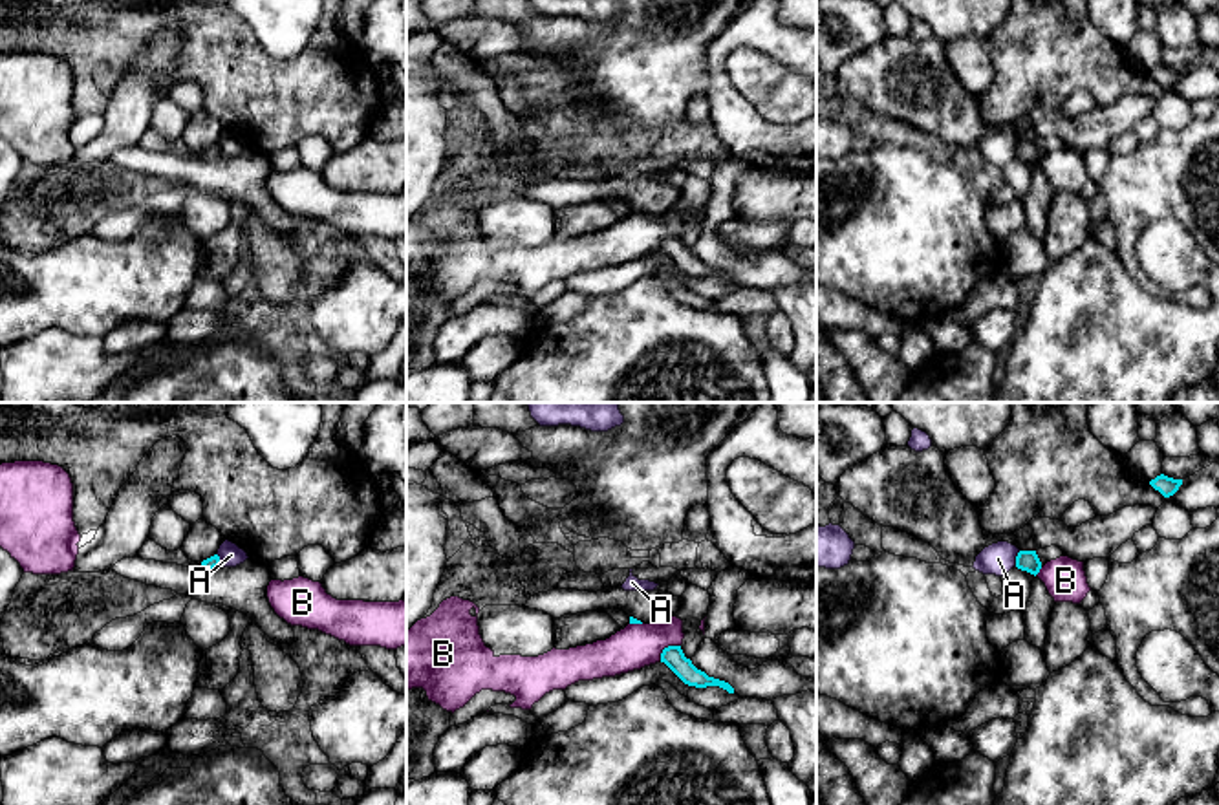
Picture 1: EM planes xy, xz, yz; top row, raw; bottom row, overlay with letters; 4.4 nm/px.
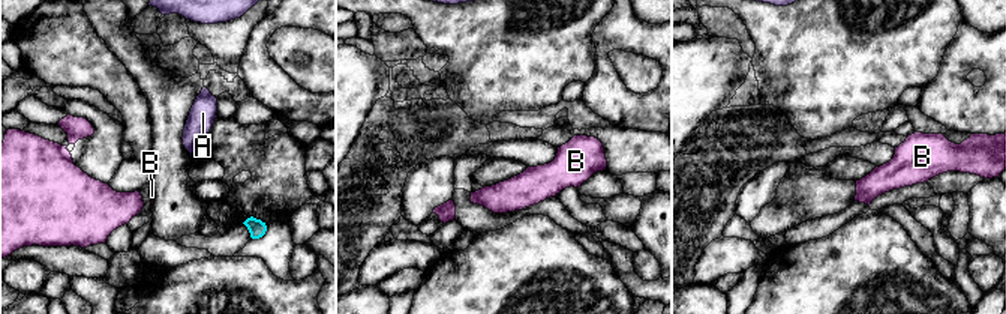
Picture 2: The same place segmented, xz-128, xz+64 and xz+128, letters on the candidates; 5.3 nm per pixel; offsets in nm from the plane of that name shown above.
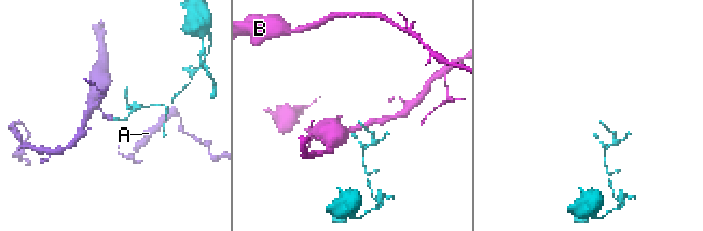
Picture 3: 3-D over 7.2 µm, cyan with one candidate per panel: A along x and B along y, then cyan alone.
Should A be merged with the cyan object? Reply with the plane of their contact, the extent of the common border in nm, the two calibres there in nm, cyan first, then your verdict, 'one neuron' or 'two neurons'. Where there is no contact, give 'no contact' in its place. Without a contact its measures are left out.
contact in yz; length 80 nm; calibres 100 and 140 nm; two neurons

